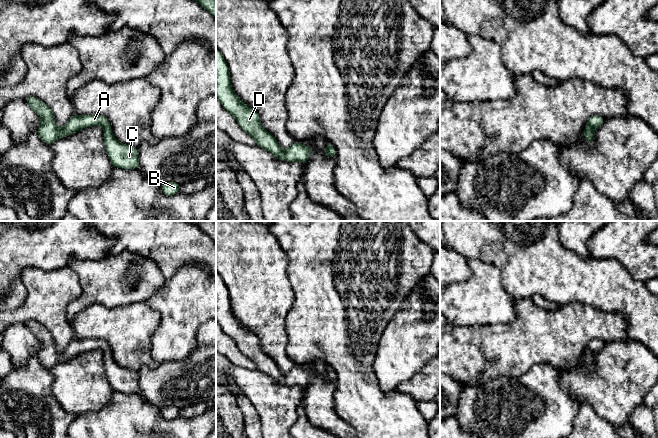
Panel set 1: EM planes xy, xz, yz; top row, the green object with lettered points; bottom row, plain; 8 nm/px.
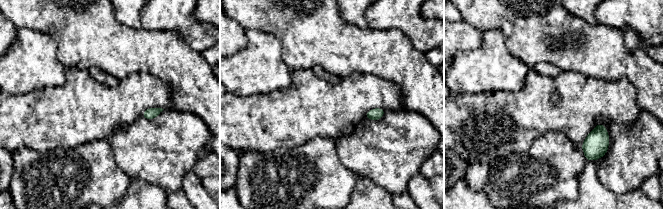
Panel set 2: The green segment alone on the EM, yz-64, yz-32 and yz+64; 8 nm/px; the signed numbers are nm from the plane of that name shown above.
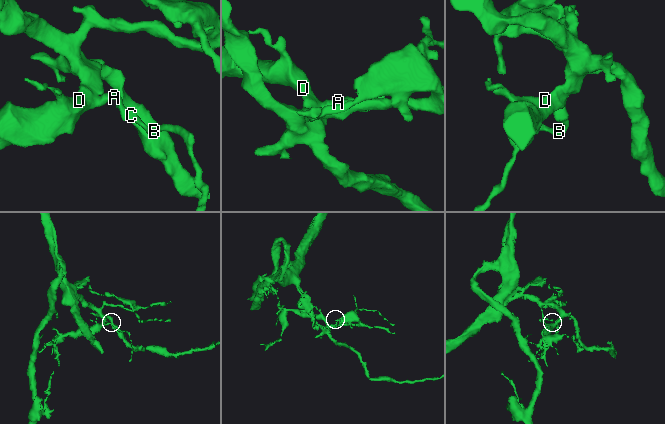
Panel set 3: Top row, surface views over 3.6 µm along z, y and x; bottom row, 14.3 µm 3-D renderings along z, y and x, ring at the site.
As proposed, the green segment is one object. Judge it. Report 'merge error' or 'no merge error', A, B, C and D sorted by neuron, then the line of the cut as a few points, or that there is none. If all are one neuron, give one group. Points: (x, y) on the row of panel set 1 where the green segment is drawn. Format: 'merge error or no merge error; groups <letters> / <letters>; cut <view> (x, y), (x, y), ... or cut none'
no merge error; groups A B C D; cut none

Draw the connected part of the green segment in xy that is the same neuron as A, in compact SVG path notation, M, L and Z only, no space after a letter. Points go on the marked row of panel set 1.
M28 96L25 101L41 118L37 129L40 139L50 145L57 139L76 133L82 128L99 125L104 130L104 144L113 167L139 169L138 150L115 139L109 120L101 115L73 114L67 124L59 129L56 126L53 112L39 98Z

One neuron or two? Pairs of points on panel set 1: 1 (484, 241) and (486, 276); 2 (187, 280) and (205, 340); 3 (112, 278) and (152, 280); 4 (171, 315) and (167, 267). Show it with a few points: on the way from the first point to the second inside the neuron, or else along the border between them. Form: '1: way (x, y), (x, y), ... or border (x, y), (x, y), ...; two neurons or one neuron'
1: border (468, 258), (492, 262), (499, 269), (502, 277); two neurons
2: border (205, 321), (197, 332), (197, 345), (194, 348); two neurons
3: way (120, 289), (125, 295), (136, 293), (141, 288); one neuron
4: border (188, 265), (180, 268), (166, 279); two neurons

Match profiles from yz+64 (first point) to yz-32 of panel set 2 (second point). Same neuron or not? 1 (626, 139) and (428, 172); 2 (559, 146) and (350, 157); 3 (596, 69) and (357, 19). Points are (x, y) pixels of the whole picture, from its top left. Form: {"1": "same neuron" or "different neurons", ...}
{"1": "different neurons", "2": "different neurons", "3": "different neurons"}

